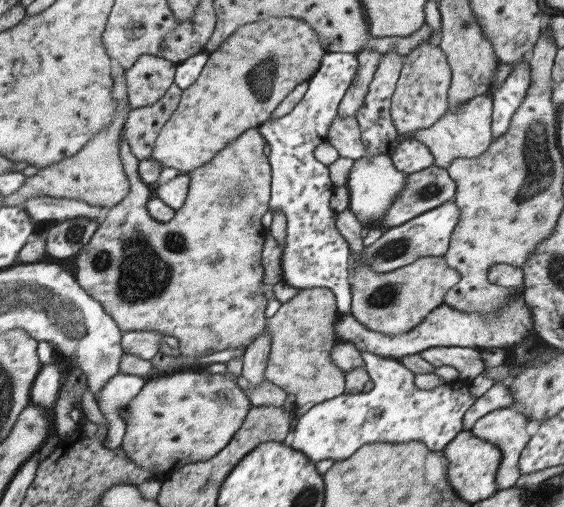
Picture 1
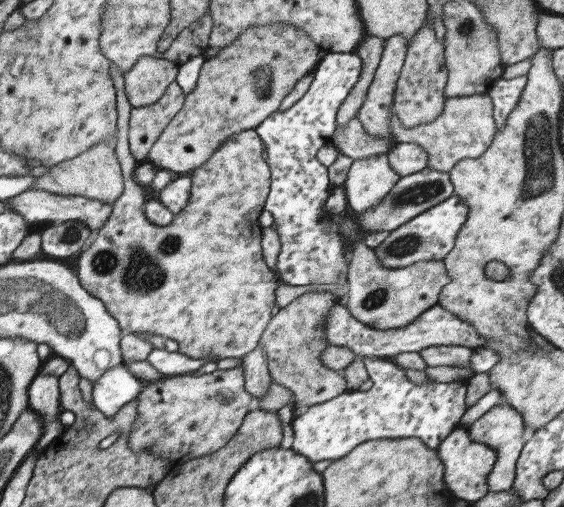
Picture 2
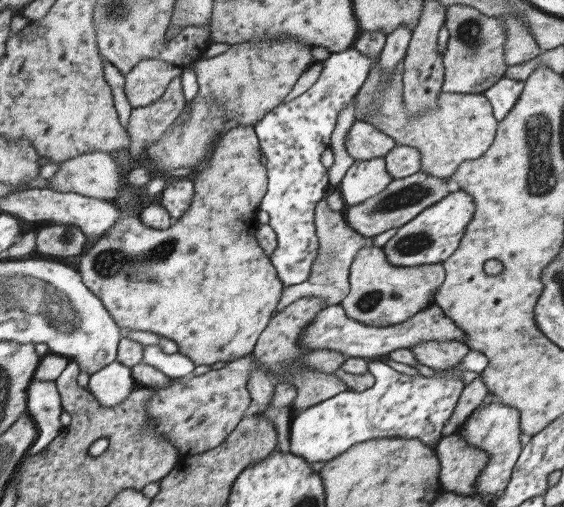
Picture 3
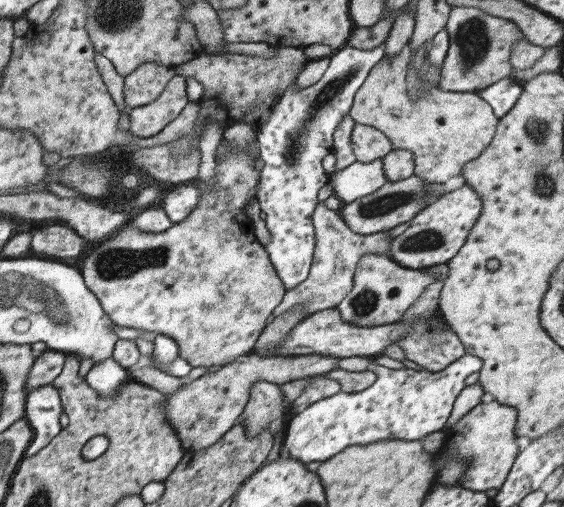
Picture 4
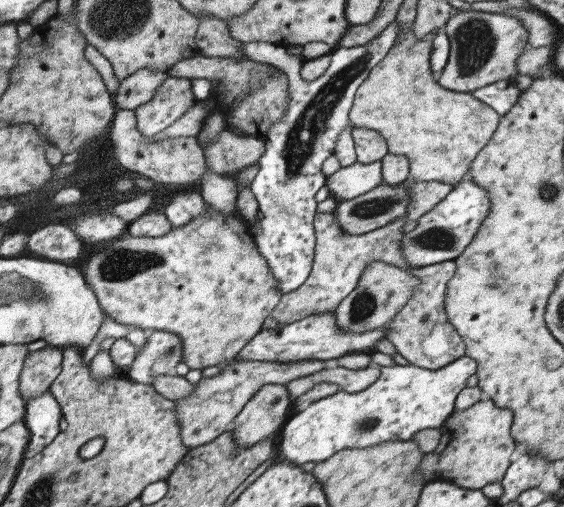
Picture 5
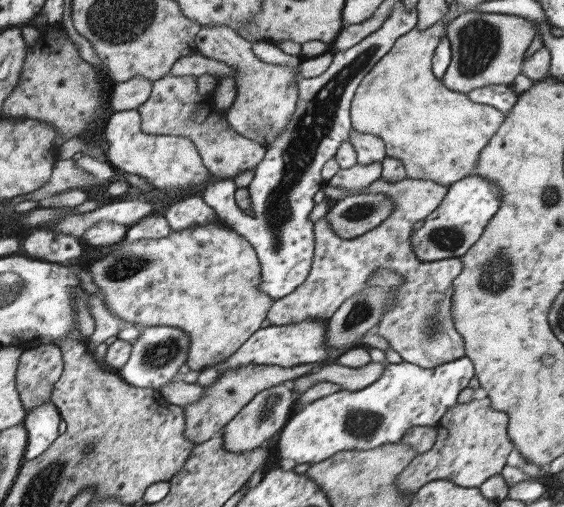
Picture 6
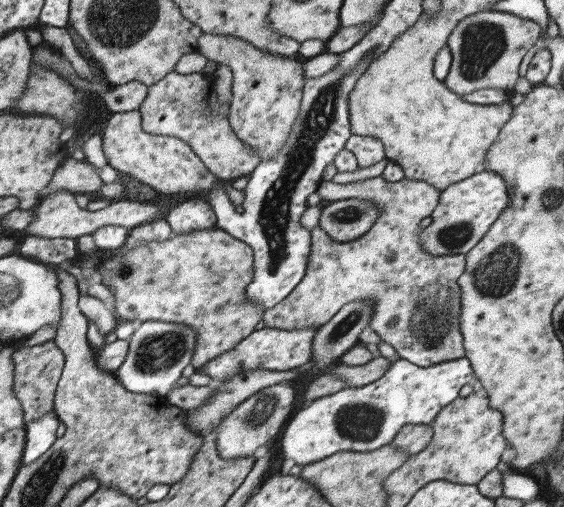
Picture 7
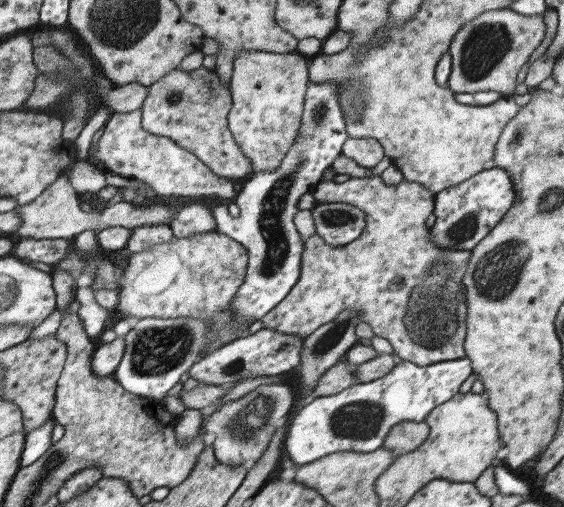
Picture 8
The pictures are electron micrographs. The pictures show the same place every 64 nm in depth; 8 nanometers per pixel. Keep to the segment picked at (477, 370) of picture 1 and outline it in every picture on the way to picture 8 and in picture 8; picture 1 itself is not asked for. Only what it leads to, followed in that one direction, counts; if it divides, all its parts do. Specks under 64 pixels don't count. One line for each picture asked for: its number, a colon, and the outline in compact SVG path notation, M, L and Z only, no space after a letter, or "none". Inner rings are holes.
2: M429 346L419 350L419 358L425 366L457 366L471 368L471 352L473 348L463 346Z
3: M431 340L415 344L411 348L411 354L421 366L429 366L433 370L451 370L465 358L465 354L469 354L469 348L457 340Z
4: M413 326L415 332L409 332L397 342L403 350L405 360L421 366L429 372L441 372L451 362L465 356L465 346L453 330L427 330Z
5: M413 182L409 184L409 204L403 218L395 218L393 222L375 228L375 232L367 232L363 236L347 236L343 234L341 226L335 222L333 214L315 214L313 226L315 226L315 252L313 252L313 266L309 272L309 278L287 296L281 296L277 306L271 312L271 318L275 322L293 324L307 316L333 312L343 298L347 298L361 278L361 274L367 270L371 262L383 262L389 266L397 266L401 270L407 270L409 274L419 278L419 284L413 288L407 304L381 328L385 328L385 340L389 340L397 354L409 362L409 366L437 370L453 360L459 360L465 356L465 344L461 336L455 332L455 328L447 322L447 310L445 310L445 286L455 276L455 264L453 262L439 262L433 266L415 268L409 266L401 256L399 242L403 240L401 228L407 222L417 222L423 214L431 212L449 192L453 186L439 184L439 182Z
6: M379 178L375 180L371 186L357 190L357 194L385 194L391 196L389 200L393 200L395 208L391 212L391 216L387 216L379 226L375 226L373 230L365 232L363 236L357 236L353 240L339 240L335 238L335 234L331 232L331 226L325 222L325 218L317 220L313 224L313 236L315 236L315 250L313 250L313 262L311 262L311 270L307 274L307 278L303 280L303 284L299 284L299 288L295 288L295 292L283 296L281 300L273 302L269 312L267 312L267 320L271 326L287 326L287 324L297 324L303 320L329 320L337 308L347 302L347 298L357 296L361 290L365 290L367 280L379 270L379 268L387 268L395 274L399 274L403 278L403 284L395 288L395 304L379 318L375 332L387 340L389 348L393 348L399 356L401 362L407 364L415 364L421 368L437 368L441 364L453 362L457 358L465 358L465 342L461 338L461 334L457 332L455 324L453 324L453 288L451 282L461 274L463 264L459 262L459 258L449 258L449 260L441 260L441 262L419 262L411 250L409 238L413 232L413 224L415 222L423 222L443 200L443 196L447 194L447 186L435 184L431 180L399 180L395 184Z
7: M383 176L361 180L355 184L335 184L329 180L321 180L317 194L321 200L339 202L339 200L371 200L379 208L379 216L373 226L357 240L347 244L331 242L319 226L311 230L311 248L307 256L307 268L301 282L291 290L291 294L275 304L269 310L263 310L265 328L281 328L281 330L301 330L301 328L319 328L327 324L345 304L351 300L371 300L373 302L373 318L369 328L377 332L377 336L395 348L399 360L405 360L419 368L429 368L433 364L443 364L447 360L465 358L463 350L463 334L459 330L461 316L461 298L457 280L465 272L465 256L431 256L419 246L419 222L433 214L441 192L423 180L399 180L389 184Z
8: M329 166L321 172L319 184L311 192L315 202L323 204L351 204L359 206L365 212L365 228L363 232L349 244L331 248L323 244L323 240L313 234L303 248L301 270L295 286L289 294L261 318L263 330L309 336L319 326L333 322L347 308L361 314L361 322L369 324L375 336L385 338L395 356L399 360L411 362L415 366L439 364L445 360L461 360L465 358L465 330L467 330L467 300L465 288L461 284L463 274L467 270L469 254L467 250L443 250L435 248L429 240L429 228L425 226L429 214L435 210L435 194L423 188L417 182L401 182L395 186L383 184L381 176L369 178L351 178L343 184L333 182L337 172Z

